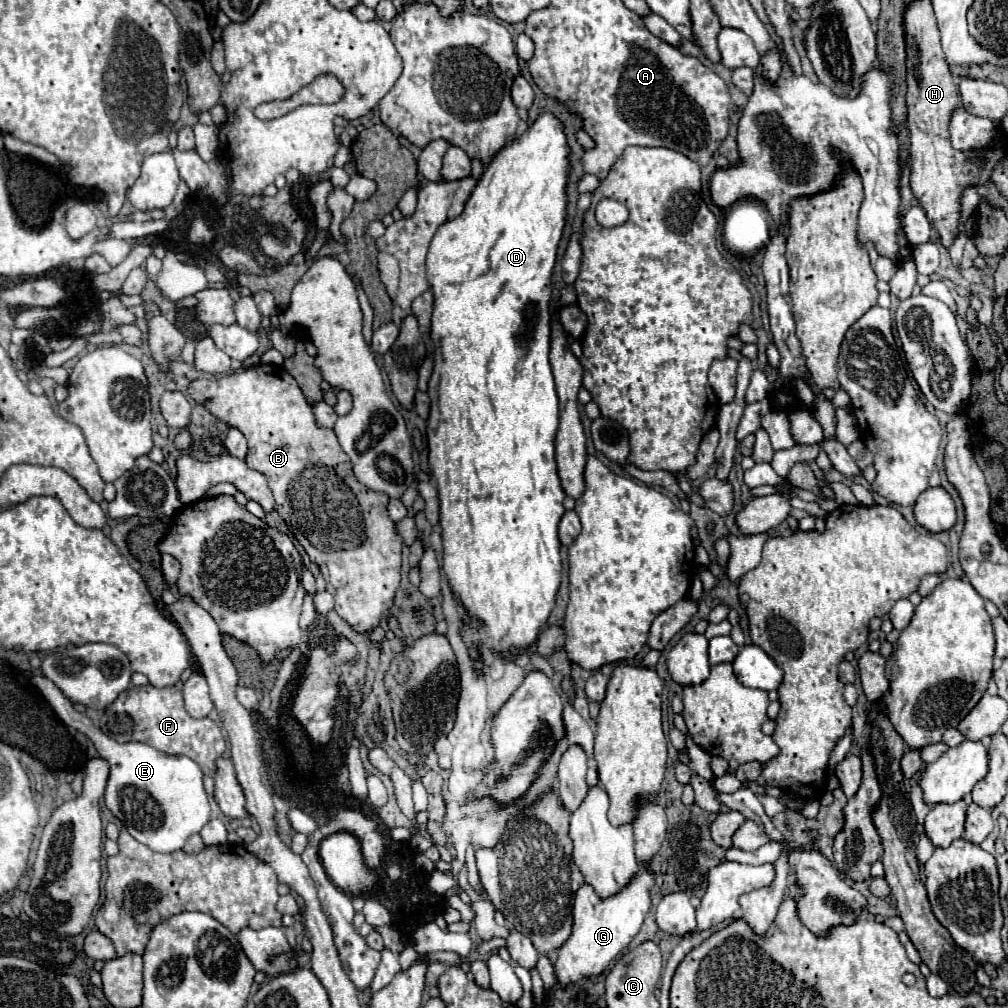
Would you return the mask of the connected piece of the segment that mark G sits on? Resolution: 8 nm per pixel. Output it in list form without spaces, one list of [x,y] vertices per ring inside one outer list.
[[[642,864],[636,876],[620,890],[620,894],[600,898],[592,890],[592,886],[582,884],[574,896],[574,930],[568,942],[558,950],[558,960],[554,964],[554,972],[558,982],[578,982],[586,976],[600,974],[606,966],[630,944],[630,940],[638,934],[644,916],[650,910],[650,888],[654,886],[656,874],[650,870],[650,864]]]

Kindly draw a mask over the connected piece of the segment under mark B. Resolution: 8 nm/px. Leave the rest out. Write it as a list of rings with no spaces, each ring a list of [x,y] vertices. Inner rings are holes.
[[[258,364],[246,370],[238,370],[236,374],[222,376],[218,380],[206,380],[206,378],[194,380],[188,386],[188,396],[198,404],[206,406],[216,418],[224,420],[228,426],[238,428],[246,436],[248,440],[246,464],[268,478],[270,490],[274,492],[276,498],[276,512],[284,518],[296,540],[304,546],[310,560],[320,566],[320,572],[328,584],[326,590],[336,600],[338,616],[344,622],[348,622],[350,628],[358,634],[374,630],[374,614],[376,614],[376,626],[380,626],[384,614],[392,608],[396,590],[400,586],[400,554],[402,554],[402,540],[396,534],[396,526],[386,510],[388,496],[384,492],[374,492],[356,480],[350,458],[340,448],[336,434],[332,430],[324,430],[314,424],[312,408],[304,398],[300,386],[296,384],[296,380],[282,366]]]

